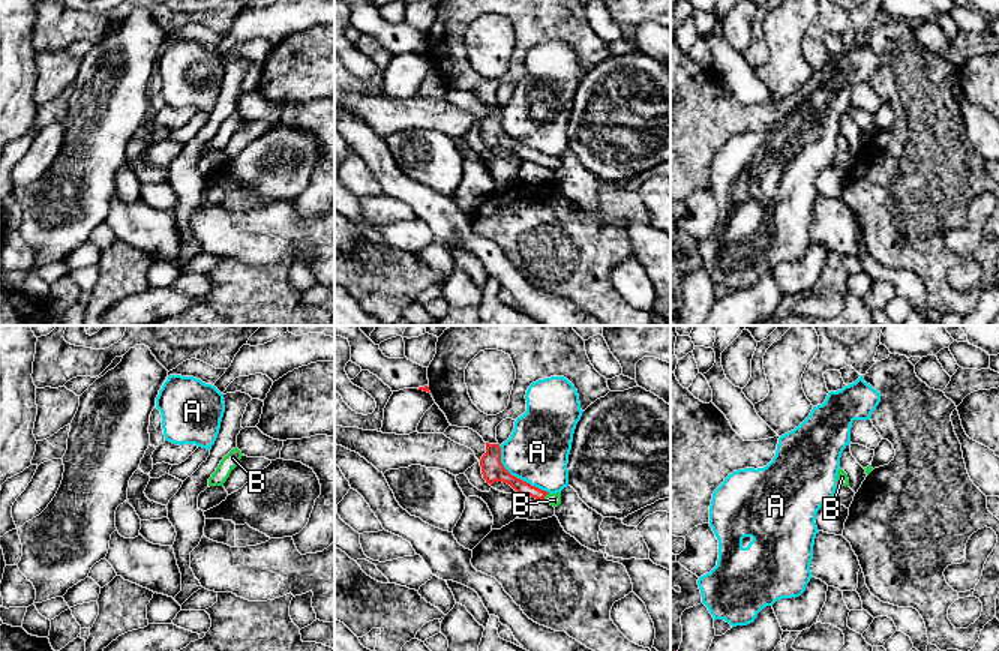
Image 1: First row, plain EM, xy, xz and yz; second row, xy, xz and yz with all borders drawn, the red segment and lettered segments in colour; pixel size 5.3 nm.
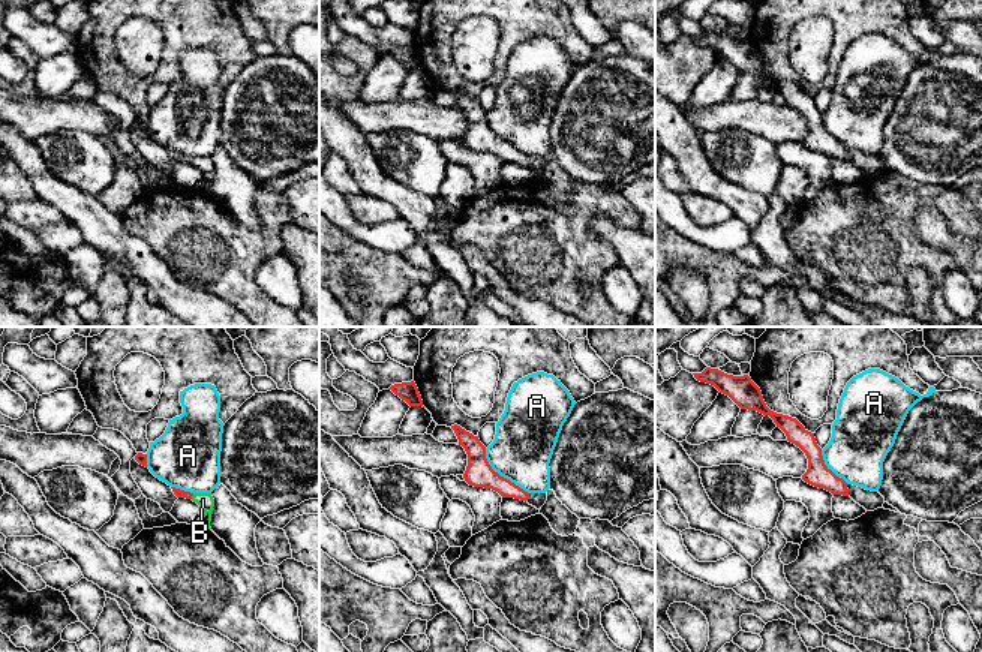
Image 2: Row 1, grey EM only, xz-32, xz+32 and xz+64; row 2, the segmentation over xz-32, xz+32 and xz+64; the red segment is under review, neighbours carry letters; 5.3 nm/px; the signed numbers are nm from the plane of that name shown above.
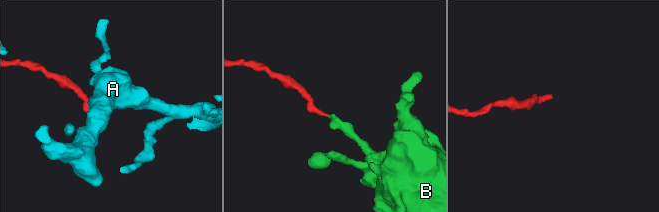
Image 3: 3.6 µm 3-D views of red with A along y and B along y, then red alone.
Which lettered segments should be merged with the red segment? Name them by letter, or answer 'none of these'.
B

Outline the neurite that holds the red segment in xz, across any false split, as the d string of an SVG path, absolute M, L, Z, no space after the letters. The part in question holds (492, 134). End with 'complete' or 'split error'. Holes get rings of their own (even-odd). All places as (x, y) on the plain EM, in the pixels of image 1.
M486 106L486 117L480 123L482 138L486 147L490 150L495 146L502 146L510 148L519 160L531 160L544 165L554 171L561 168L561 158L549 158L530 147L512 140L501 128L501 111L500 108Z; split error

